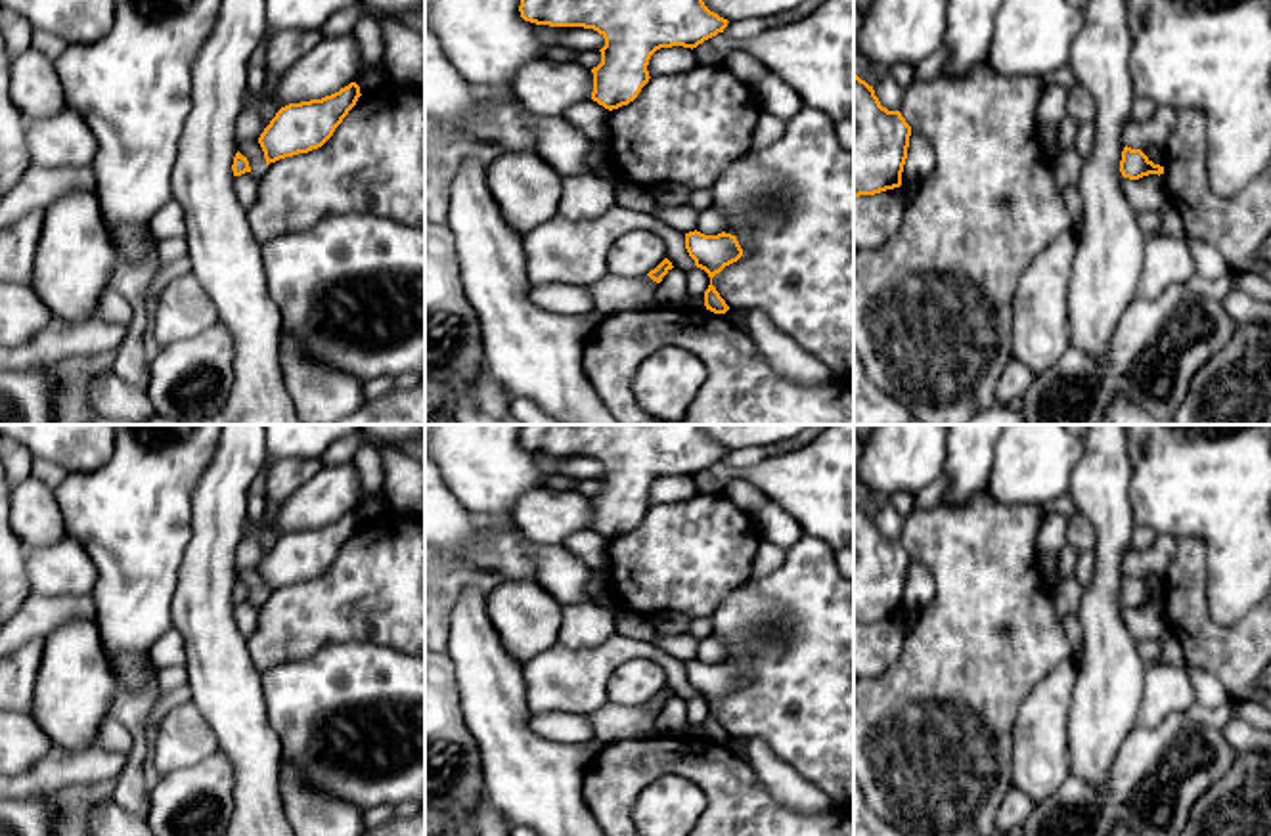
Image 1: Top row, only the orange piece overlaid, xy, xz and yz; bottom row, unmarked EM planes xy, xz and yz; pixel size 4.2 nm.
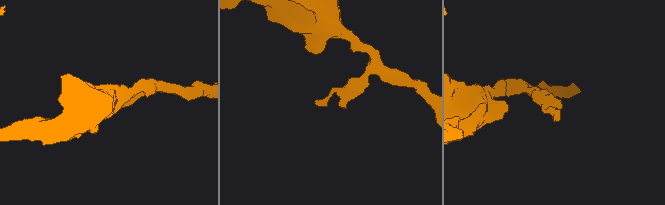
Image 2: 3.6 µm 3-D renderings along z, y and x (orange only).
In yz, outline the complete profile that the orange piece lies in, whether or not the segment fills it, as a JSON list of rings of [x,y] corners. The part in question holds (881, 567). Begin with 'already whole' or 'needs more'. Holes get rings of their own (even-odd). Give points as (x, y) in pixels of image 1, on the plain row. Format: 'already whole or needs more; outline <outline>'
already whole; outline [[[854,501],[854,626],[875,624],[902,614],[911,555],[900,539],[881,534],[873,515]]]

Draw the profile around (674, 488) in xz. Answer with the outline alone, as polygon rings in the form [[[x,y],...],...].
[[[672,474],[657,478],[647,494],[649,505],[678,503],[691,499],[699,494],[699,488],[691,476]]]

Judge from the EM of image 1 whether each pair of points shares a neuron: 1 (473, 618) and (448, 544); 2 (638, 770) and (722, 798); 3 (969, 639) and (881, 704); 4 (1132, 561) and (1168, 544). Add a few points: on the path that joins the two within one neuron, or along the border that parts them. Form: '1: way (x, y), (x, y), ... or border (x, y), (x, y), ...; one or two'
1: way (471, 599), (471, 567), (468, 563); one
2: way (659, 764), (690, 764), (703, 777); one
3: way (948, 660), (902, 704); one
4: way (1141, 561), (1151, 561), (1159, 553); one

